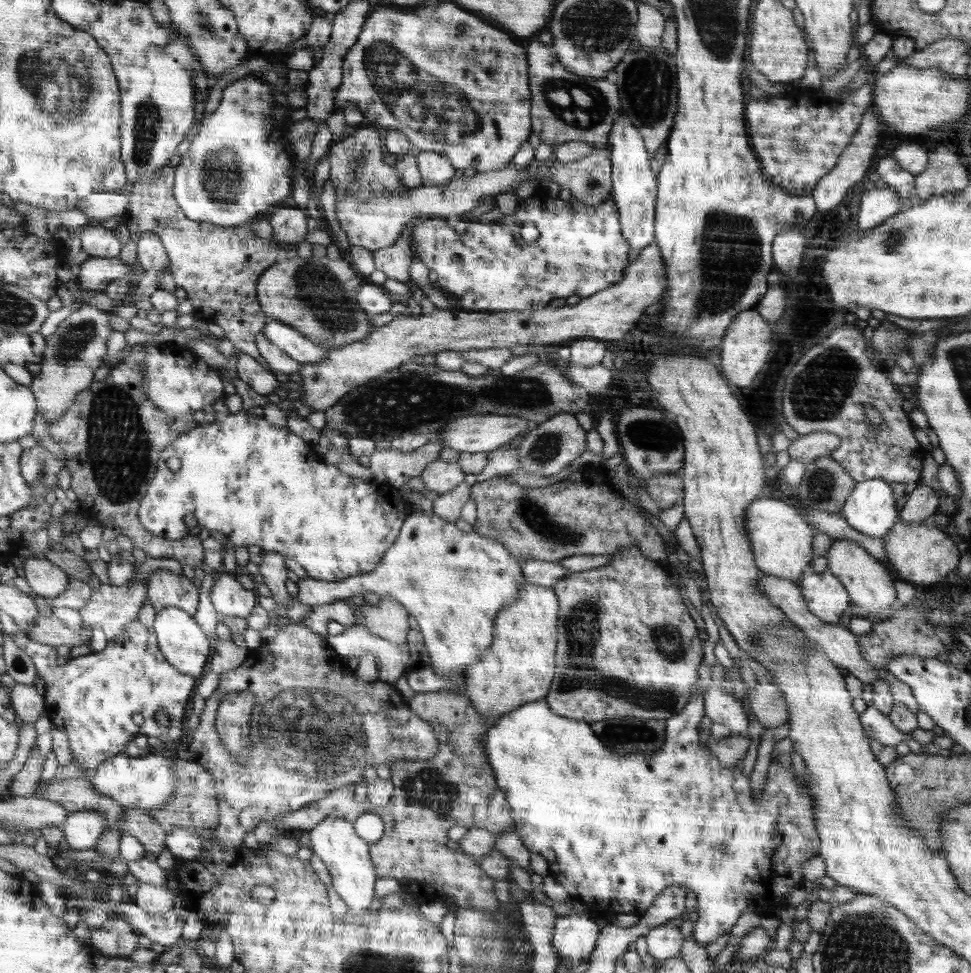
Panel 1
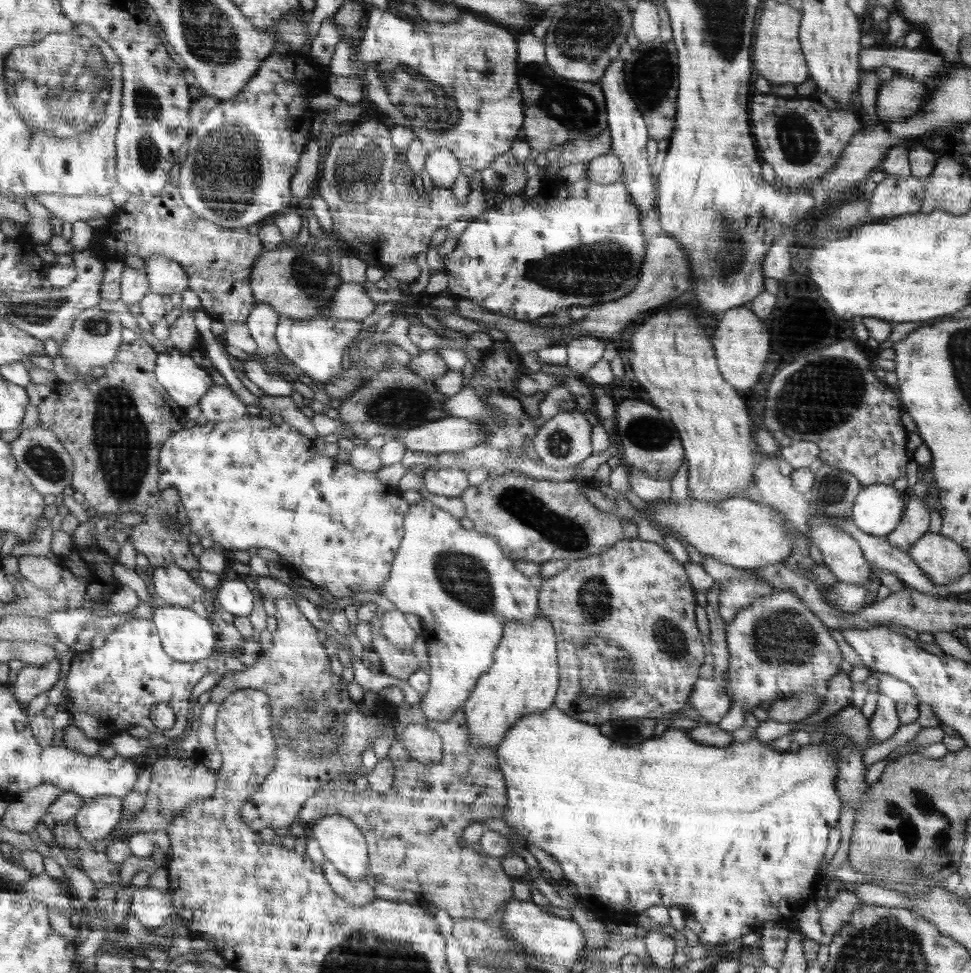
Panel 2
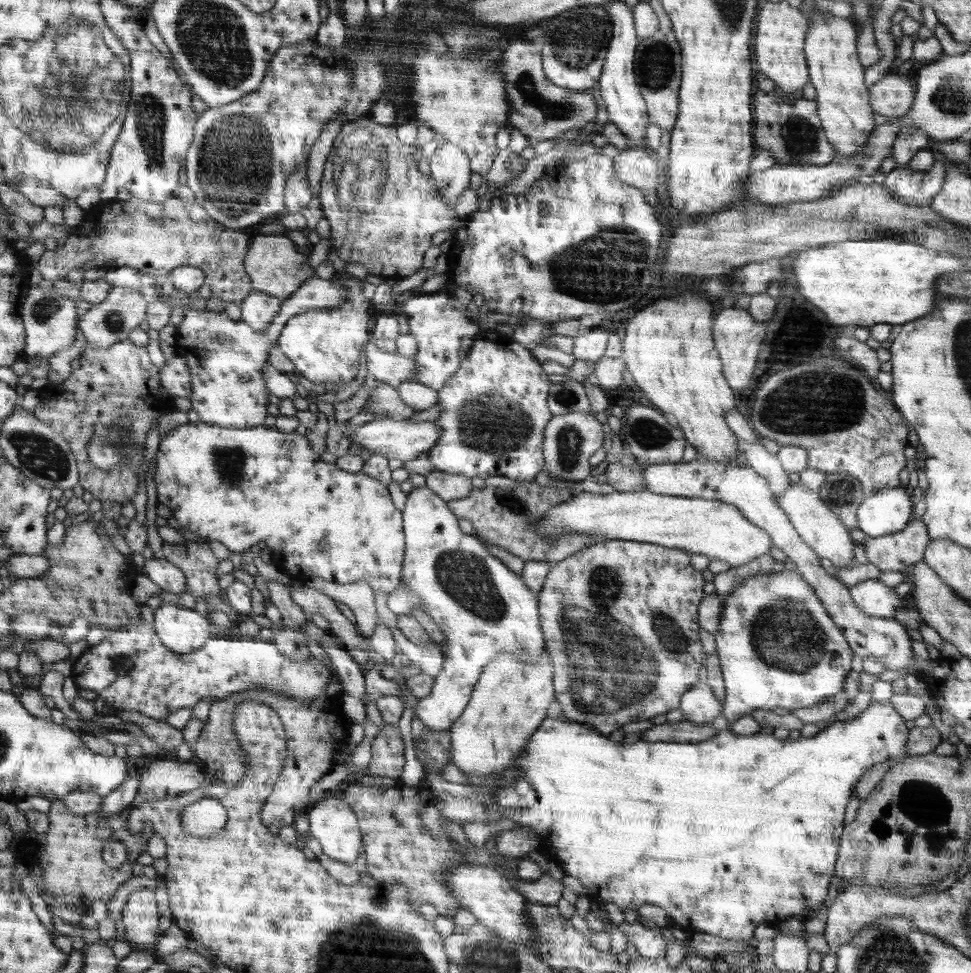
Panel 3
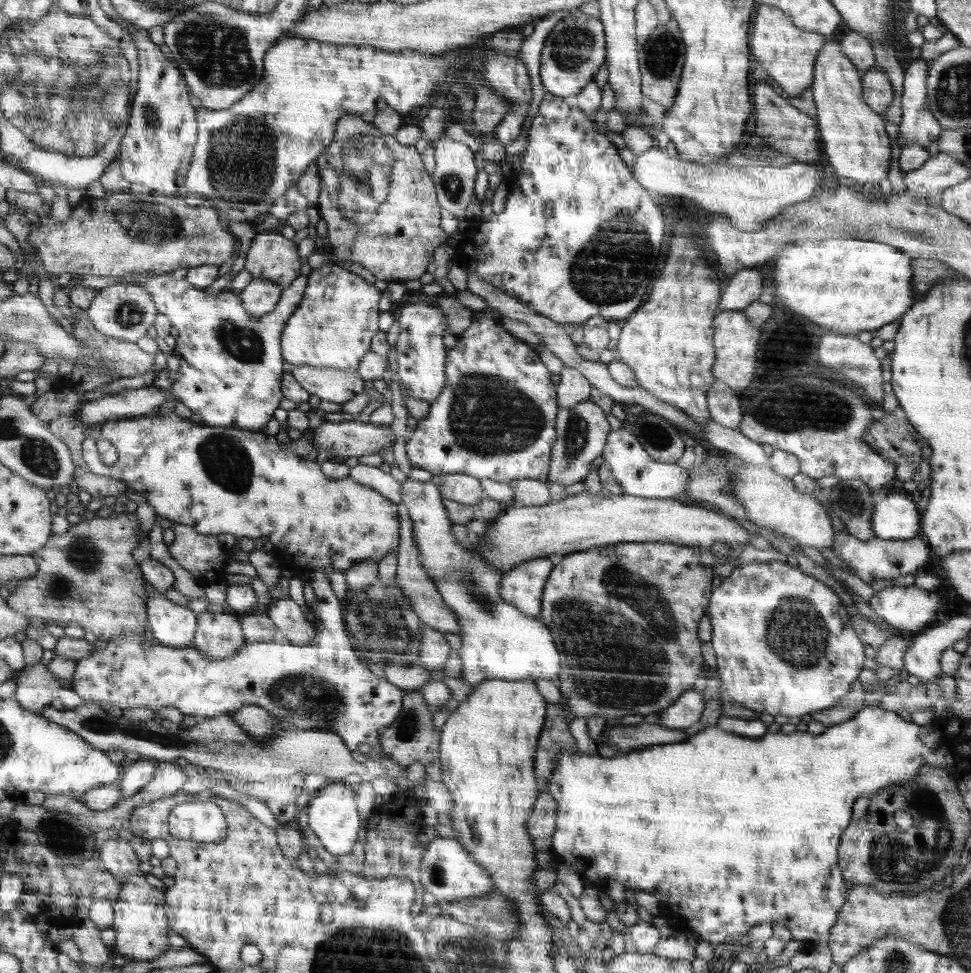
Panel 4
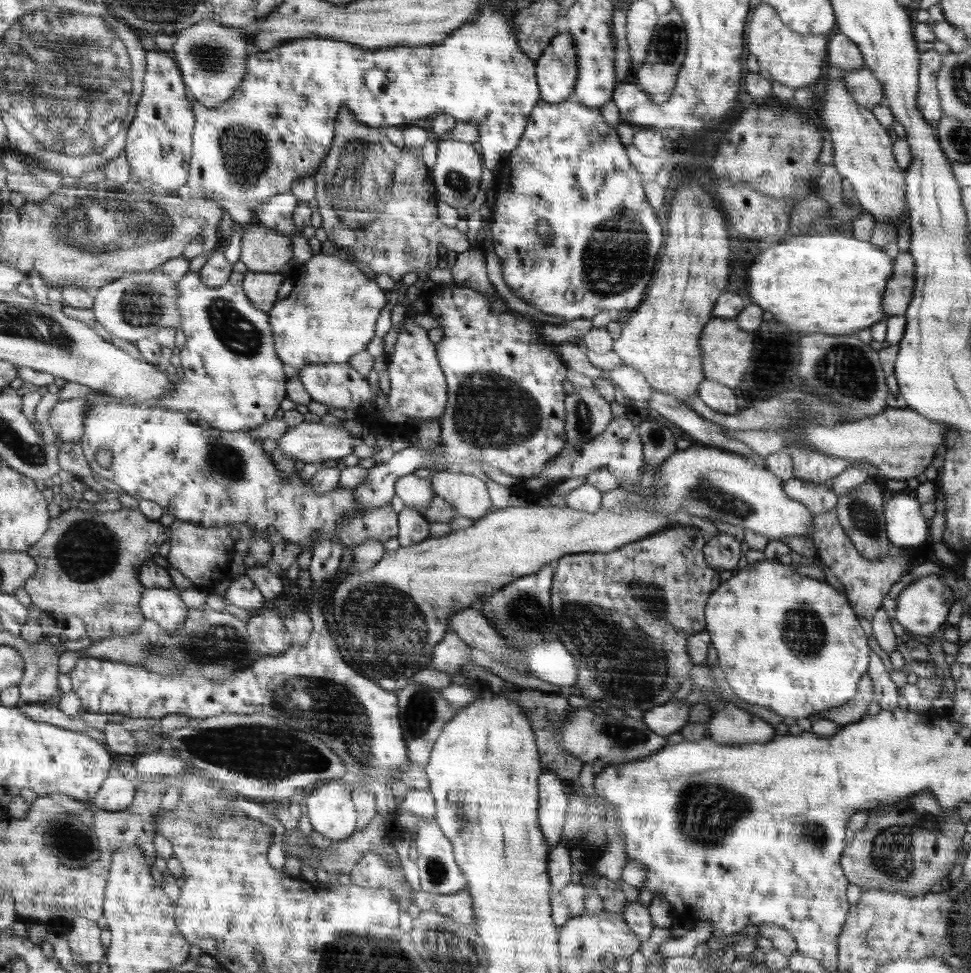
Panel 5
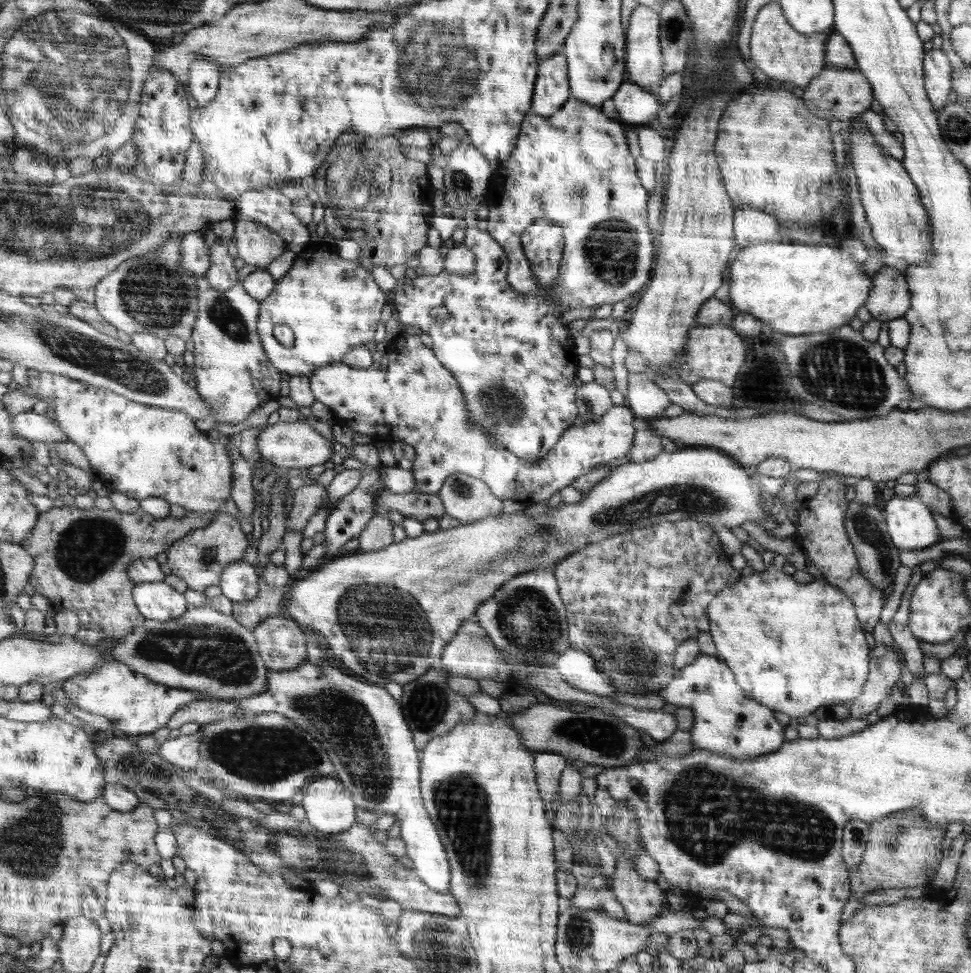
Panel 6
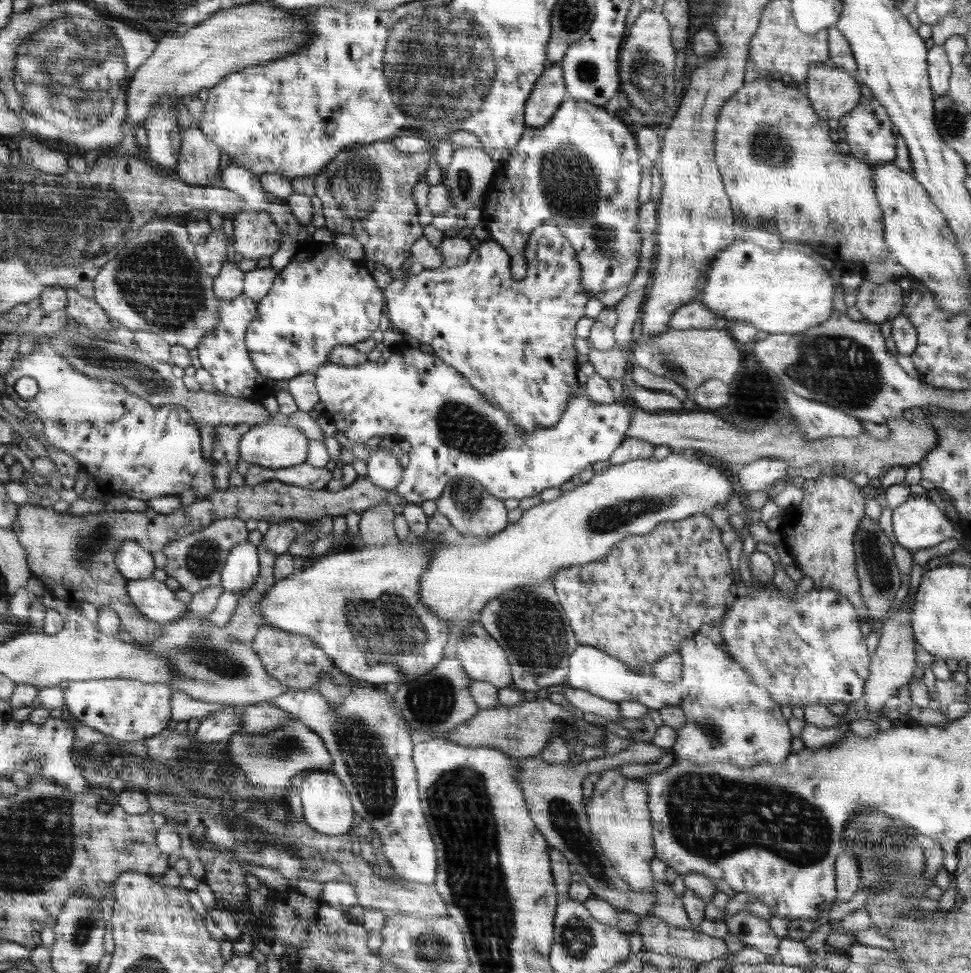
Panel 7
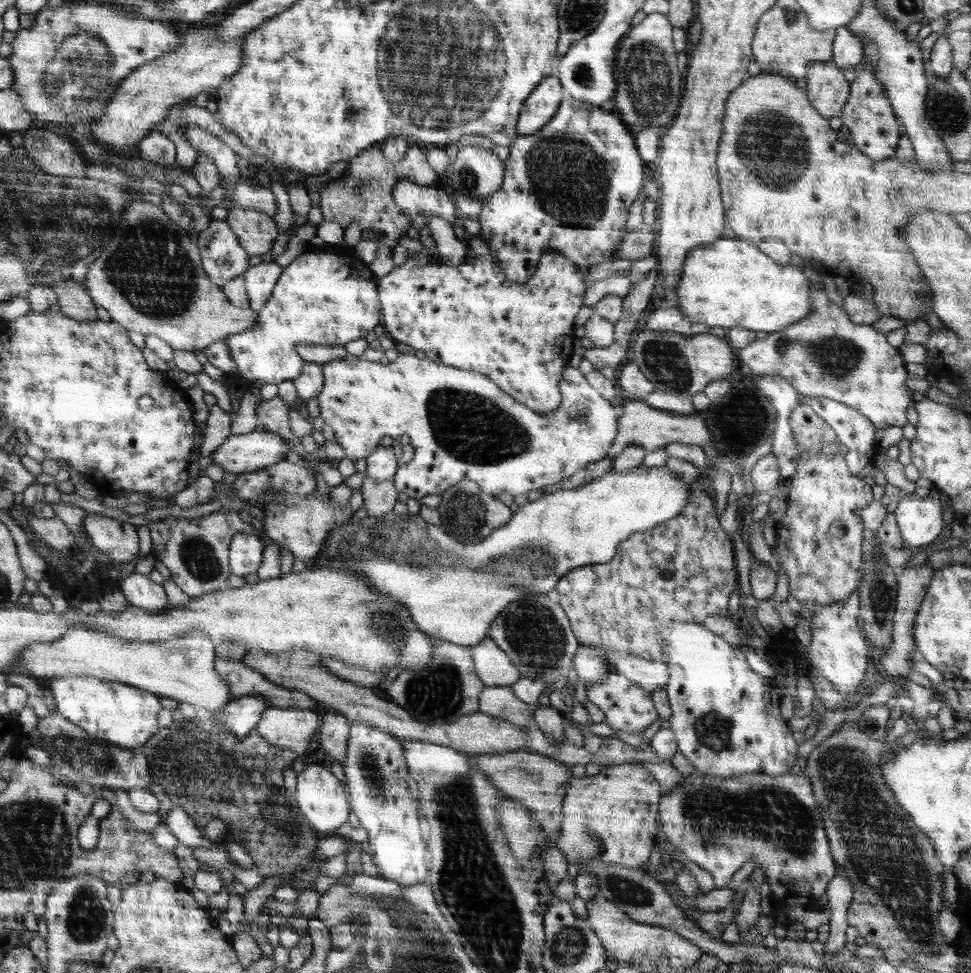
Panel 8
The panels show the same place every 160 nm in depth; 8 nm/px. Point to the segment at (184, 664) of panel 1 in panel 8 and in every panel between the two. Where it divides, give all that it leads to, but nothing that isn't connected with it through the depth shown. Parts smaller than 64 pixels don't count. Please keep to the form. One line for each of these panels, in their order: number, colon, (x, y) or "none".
2: (187, 637)
3: (182, 630)
4: (172, 624)
5: (165, 606)
6: (156, 600)
7: (156, 601)
8: (139, 590)

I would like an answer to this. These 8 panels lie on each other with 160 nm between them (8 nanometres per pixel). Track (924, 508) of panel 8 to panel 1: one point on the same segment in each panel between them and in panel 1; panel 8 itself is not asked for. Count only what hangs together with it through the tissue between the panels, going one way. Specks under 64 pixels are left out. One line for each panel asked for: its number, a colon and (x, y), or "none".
1: (870, 509)
2: (878, 509)
3: (887, 511)
4: (895, 517)
5: (906, 525)
6: (911, 524)
7: (918, 523)

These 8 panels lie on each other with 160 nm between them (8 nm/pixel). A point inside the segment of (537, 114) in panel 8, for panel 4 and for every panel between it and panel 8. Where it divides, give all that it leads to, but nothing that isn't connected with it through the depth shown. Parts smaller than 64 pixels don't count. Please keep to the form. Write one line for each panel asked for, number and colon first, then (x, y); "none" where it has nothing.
4: (573, 52)
5: (559, 69)
6: (554, 91)
7: (551, 93)

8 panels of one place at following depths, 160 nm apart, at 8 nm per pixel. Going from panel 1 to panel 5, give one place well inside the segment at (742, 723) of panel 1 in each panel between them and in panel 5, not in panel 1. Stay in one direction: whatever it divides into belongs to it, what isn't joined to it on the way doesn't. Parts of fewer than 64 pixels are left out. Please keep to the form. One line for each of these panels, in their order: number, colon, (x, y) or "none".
2: (712, 703)
3: (700, 705)
4: (688, 710)
5: (667, 719)

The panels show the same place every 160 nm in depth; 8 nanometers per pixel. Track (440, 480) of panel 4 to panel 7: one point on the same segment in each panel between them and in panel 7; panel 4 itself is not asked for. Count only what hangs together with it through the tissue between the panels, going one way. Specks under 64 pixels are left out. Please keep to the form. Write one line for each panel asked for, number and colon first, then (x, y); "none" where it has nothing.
5: (469, 494)
6: (466, 498)
7: (471, 509)

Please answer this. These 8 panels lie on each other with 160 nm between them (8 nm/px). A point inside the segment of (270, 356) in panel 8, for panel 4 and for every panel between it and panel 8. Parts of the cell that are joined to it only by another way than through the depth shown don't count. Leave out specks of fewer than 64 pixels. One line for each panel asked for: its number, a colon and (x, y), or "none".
4: (332, 327)
5: (329, 317)
6: (332, 305)
7: (317, 303)

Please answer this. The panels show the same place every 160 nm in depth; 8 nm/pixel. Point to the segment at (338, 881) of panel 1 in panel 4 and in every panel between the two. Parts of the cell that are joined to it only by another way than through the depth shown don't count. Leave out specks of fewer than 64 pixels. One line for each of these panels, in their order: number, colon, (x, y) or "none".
2: (339, 837)
3: (333, 822)
4: (332, 813)

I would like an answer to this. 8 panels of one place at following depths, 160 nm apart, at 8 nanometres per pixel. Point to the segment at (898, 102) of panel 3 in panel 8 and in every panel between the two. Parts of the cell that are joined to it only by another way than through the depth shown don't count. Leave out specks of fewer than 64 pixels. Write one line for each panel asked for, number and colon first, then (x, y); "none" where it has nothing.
4: (877, 92)
5: (866, 88)
6: (836, 94)
7: (834, 93)
8: (828, 92)

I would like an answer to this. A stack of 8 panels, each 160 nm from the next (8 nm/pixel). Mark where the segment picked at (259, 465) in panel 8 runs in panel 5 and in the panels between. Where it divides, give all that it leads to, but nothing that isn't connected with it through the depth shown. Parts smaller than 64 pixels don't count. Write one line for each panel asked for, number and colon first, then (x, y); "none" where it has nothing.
5: (312, 443)
6: (296, 445)
7: (276, 445)

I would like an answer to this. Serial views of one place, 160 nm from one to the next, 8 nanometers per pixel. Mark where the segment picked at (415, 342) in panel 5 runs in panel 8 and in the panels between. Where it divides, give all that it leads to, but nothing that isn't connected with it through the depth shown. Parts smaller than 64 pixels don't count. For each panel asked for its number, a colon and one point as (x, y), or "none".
6: (416, 399)
7: (454, 431)
8: (461, 427)

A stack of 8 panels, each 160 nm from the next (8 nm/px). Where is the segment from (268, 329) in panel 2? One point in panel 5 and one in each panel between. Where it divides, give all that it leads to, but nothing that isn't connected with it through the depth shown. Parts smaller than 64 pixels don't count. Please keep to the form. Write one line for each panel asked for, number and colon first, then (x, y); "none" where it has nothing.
3: (259, 308)
4: (260, 296)
5: (261, 287)

